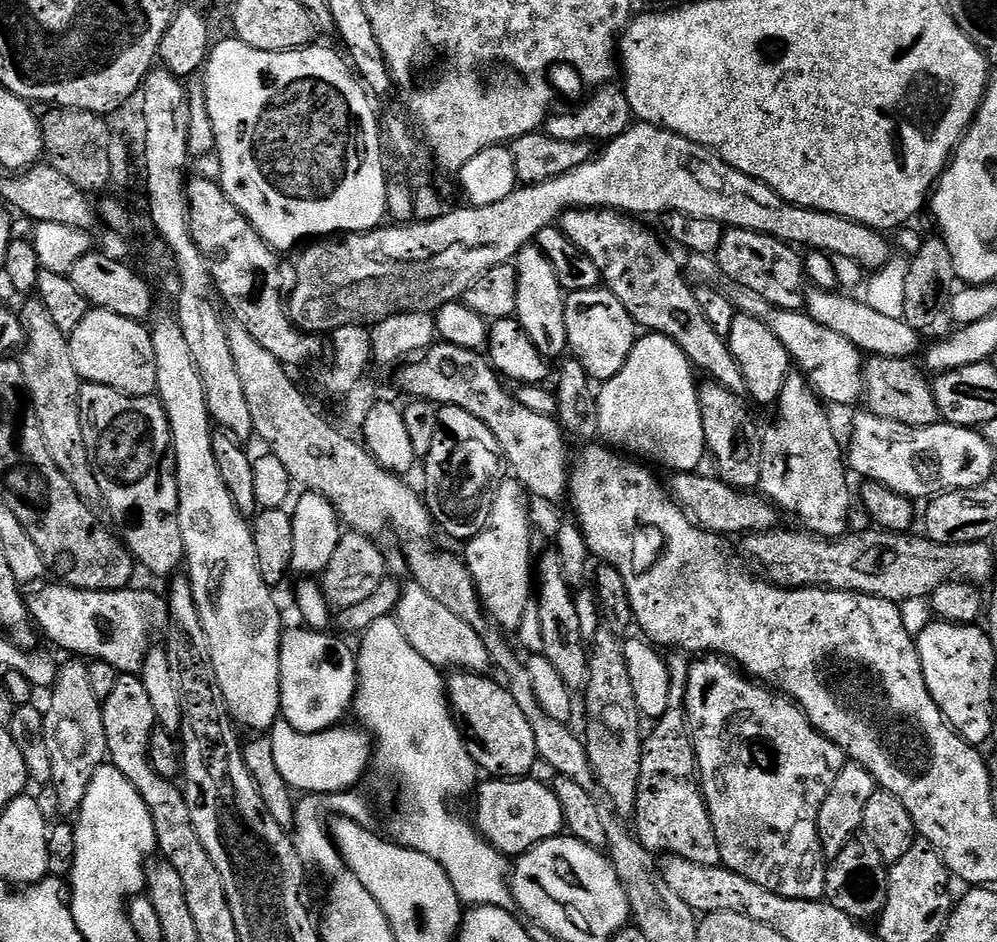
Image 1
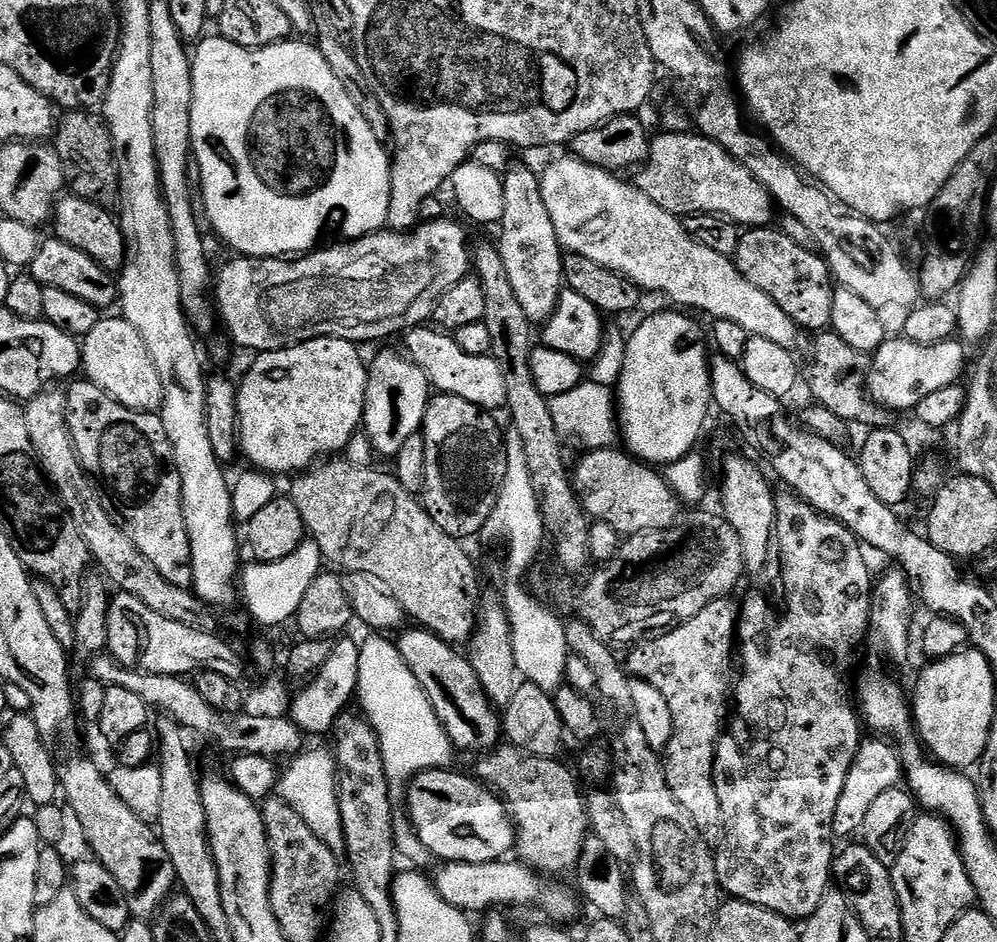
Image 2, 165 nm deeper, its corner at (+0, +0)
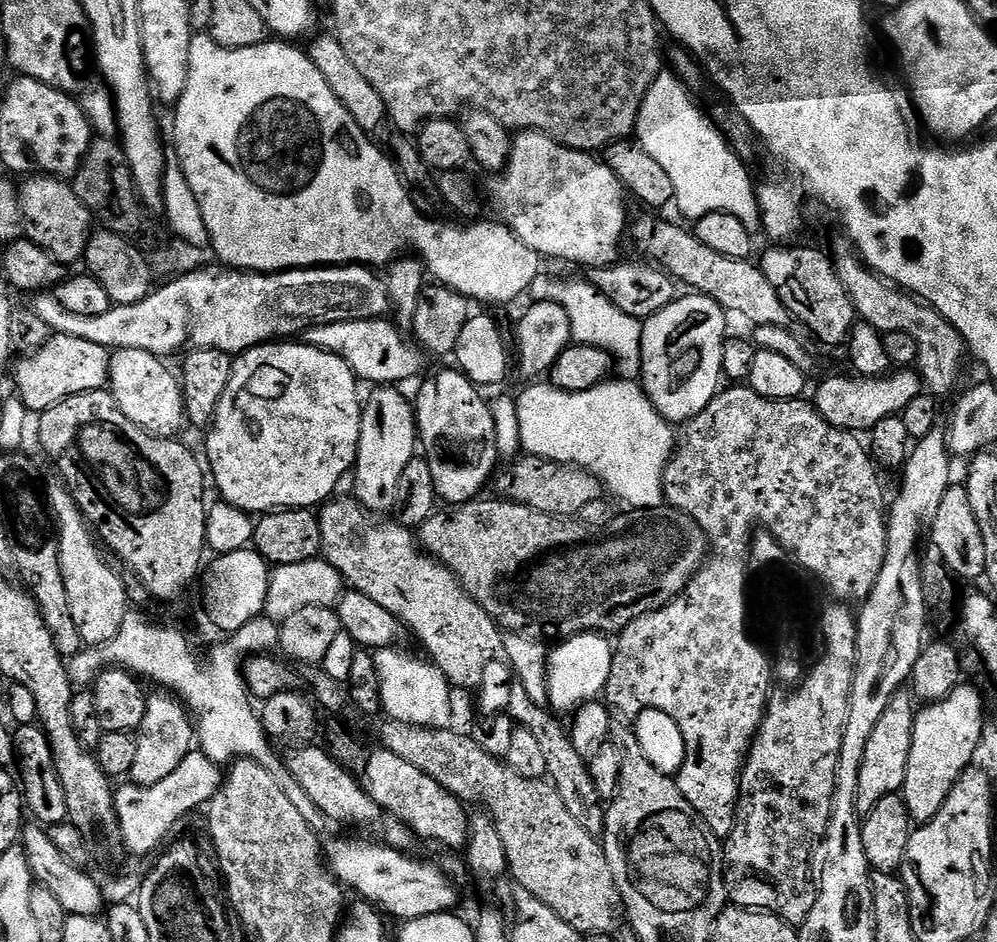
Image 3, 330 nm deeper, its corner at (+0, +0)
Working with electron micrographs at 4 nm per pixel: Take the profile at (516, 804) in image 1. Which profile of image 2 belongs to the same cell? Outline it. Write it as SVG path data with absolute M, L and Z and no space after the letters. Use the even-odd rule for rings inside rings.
M435 768L420 772L406 789L406 815L422 846L426 846L429 857L437 856L440 862L485 864L505 859L516 847L516 826L504 801L487 784L452 771Z

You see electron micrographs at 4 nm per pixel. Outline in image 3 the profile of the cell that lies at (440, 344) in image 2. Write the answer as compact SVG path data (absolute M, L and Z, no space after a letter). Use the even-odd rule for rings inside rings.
M391 319L351 320L326 326L314 326L303 333L303 343L338 354L350 366L357 381L369 380L372 386L400 386L403 380L412 380L420 372L425 357L421 349Z

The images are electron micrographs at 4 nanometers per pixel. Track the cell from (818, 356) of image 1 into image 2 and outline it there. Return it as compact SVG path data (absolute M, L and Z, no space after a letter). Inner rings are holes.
M565 154L561 160L556 160L540 176L540 190L542 202L546 204L546 211L550 214L550 222L554 224L554 234L558 234L558 242L565 253L582 254L582 258L590 258L590 262L598 262L598 266L606 266L606 270L614 270L634 282L645 293L661 292L673 300L673 305L684 310L697 308L705 312L712 320L735 322L742 326L749 336L767 338L769 342L778 342L778 346L795 349L796 339L802 336L784 310L770 294L762 294L758 286L746 282L729 257L717 254L716 251L702 246L684 228L684 221L672 212L662 210L658 202L646 198L642 190L635 183L628 184L617 173L608 172L593 164L587 164L576 159L571 154Z

